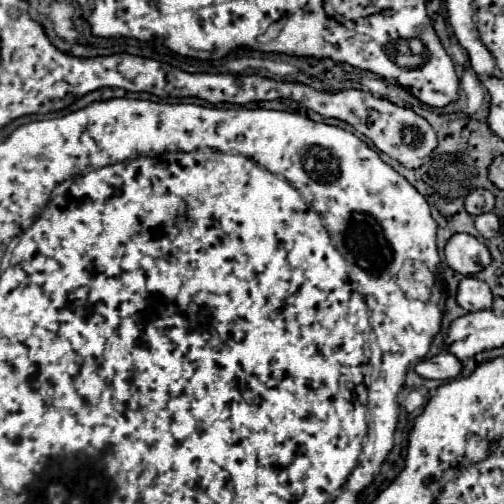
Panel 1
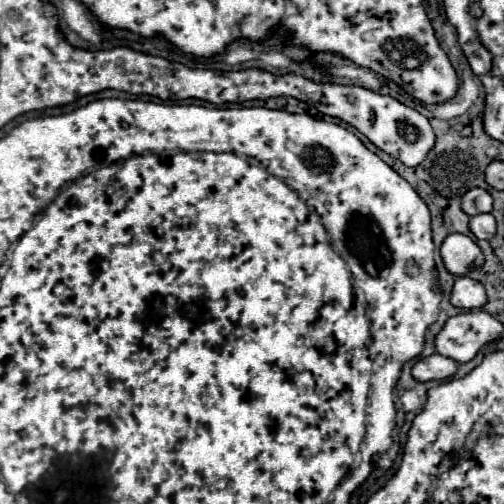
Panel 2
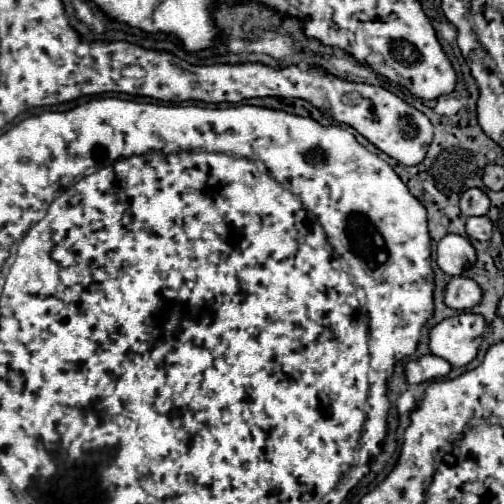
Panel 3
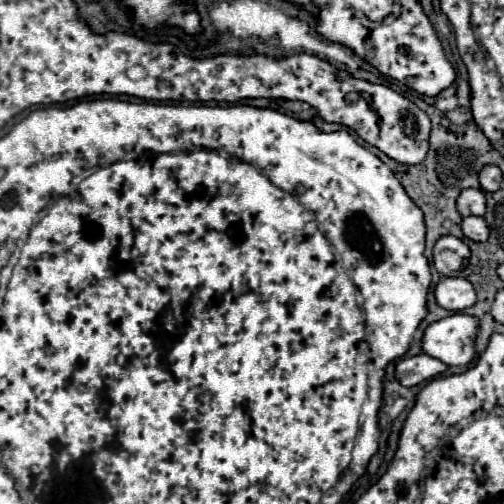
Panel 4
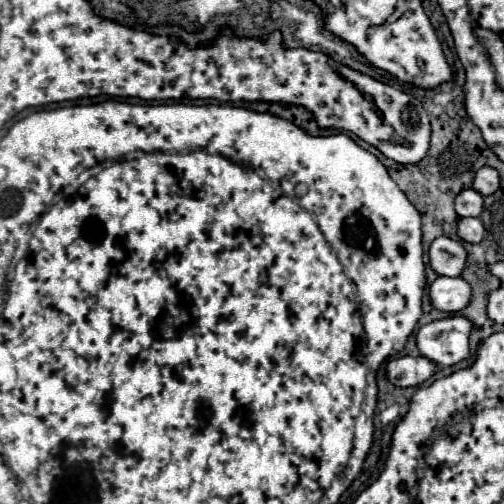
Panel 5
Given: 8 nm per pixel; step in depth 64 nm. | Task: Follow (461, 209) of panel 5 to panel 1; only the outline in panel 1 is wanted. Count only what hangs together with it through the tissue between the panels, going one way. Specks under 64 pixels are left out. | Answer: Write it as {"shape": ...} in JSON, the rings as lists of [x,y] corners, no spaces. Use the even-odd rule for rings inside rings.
{"shape":[[[476,188],[476,190],[472,190],[466,196],[464,208],[472,216],[478,216],[478,214],[484,214],[484,212],[492,212],[492,208],[494,208],[494,194],[488,192],[488,190]]]}

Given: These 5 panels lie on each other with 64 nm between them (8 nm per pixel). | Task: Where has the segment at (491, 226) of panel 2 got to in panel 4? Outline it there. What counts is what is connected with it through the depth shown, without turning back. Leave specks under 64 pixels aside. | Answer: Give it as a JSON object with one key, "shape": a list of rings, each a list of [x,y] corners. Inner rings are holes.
{"shape":[[[468,216],[462,220],[462,232],[466,238],[474,242],[486,242],[488,240],[488,226],[478,216]]]}

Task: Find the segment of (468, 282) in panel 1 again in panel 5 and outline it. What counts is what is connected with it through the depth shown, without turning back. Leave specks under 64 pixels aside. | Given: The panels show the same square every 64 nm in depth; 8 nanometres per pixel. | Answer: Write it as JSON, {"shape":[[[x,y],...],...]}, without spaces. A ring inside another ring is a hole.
{"shape":[[[438,276],[430,284],[430,300],[436,310],[450,314],[460,312],[470,302],[470,284],[464,278]]]}

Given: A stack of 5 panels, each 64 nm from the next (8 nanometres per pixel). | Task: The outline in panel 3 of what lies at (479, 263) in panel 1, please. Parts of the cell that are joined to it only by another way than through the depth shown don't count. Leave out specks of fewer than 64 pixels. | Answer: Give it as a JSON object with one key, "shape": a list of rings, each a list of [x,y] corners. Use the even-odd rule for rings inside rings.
{"shape":[[[448,234],[438,242],[436,264],[448,276],[460,276],[470,264],[476,262],[476,252],[468,238]]]}

